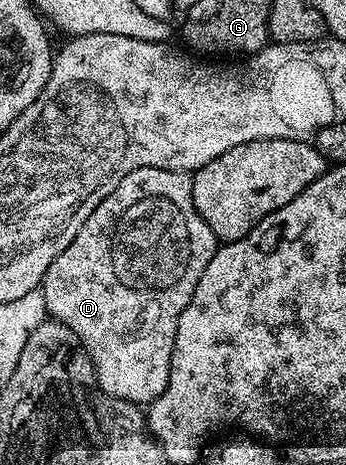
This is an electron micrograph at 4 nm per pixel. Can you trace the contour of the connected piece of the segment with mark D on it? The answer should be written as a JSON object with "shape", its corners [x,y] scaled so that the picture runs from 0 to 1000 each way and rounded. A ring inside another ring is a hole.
{"shape":[[[405,359],[382,368],[382,376],[358,376],[358,385],[347,385],[347,402],[335,402],[335,411],[324,411],[324,419],[312,419],[312,428],[301,428],[289,445],[277,445],[277,454],[254,462],[254,471],[243,471],[243,488],[220,497],[220,514],[208,514],[208,523],[197,523],[197,531],[185,531],[173,548],[162,548],[116,615],[136,675],[153,688],[194,699],[237,733],[272,783],[283,830],[306,845],[318,832],[324,841],[335,832],[335,858],[376,862],[402,875],[431,873],[434,865],[483,837],[517,682],[552,647],[555,628],[564,626],[590,576],[613,561],[613,548],[636,525],[621,501],[566,454],[552,415],[555,389],[558,378],[546,370],[445,359]],[[399,665],[410,673],[434,673],[410,677],[422,682],[422,690],[434,690],[422,699],[405,699],[410,716],[376,716],[364,708],[376,699],[358,699],[358,716],[341,716],[347,708],[335,708],[335,690],[376,690],[376,682],[387,690],[387,677],[376,673],[393,673]],[[306,729],[318,751],[399,751],[393,763],[416,763],[410,776],[382,776],[399,781],[393,794],[370,794],[370,802],[353,798],[335,819],[324,815],[324,828],[312,806]]]}

